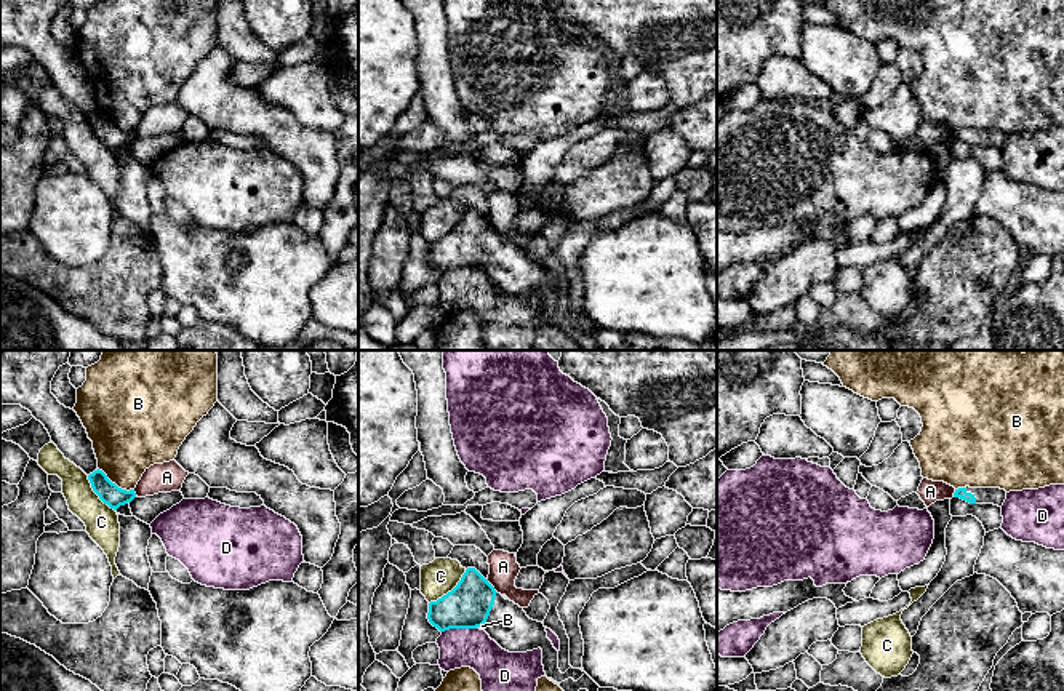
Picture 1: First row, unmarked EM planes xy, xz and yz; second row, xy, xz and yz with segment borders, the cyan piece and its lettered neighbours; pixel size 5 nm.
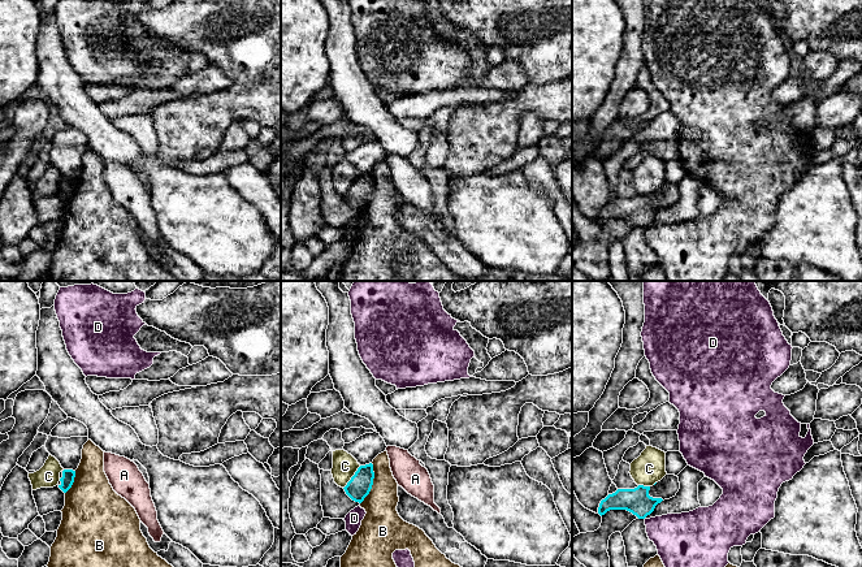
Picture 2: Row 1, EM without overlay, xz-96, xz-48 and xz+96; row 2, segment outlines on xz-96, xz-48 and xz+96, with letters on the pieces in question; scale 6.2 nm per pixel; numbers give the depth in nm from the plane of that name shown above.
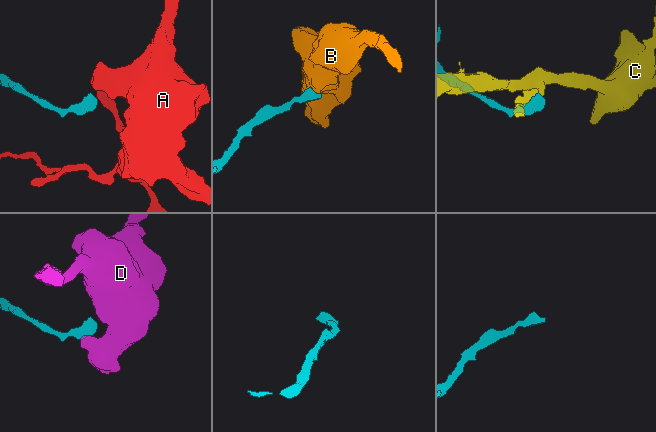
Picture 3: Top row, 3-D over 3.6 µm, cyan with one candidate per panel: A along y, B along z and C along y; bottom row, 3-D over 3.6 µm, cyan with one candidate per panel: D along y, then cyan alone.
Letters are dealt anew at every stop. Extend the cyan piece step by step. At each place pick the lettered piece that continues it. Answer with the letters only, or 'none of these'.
none of these

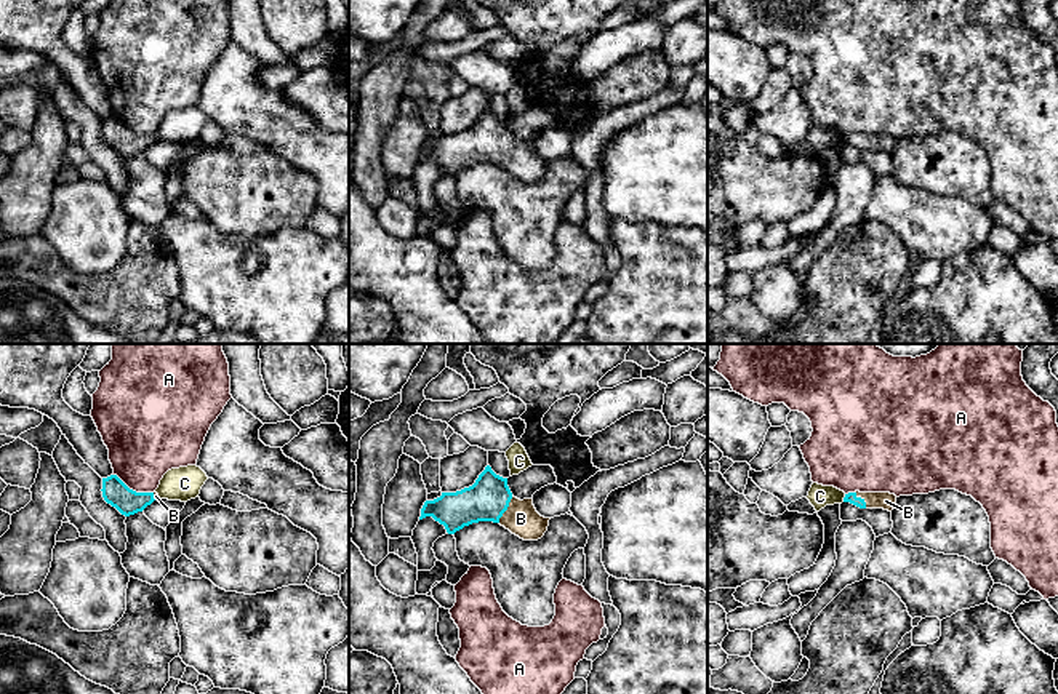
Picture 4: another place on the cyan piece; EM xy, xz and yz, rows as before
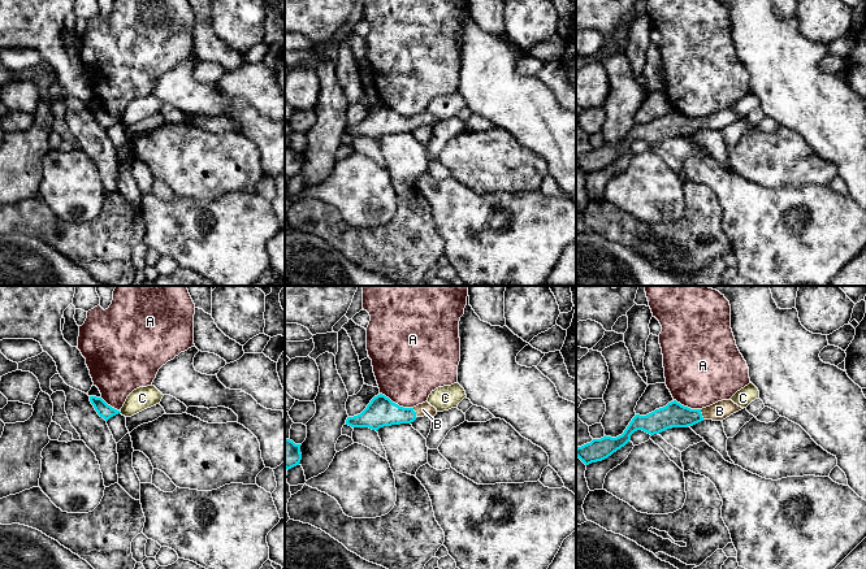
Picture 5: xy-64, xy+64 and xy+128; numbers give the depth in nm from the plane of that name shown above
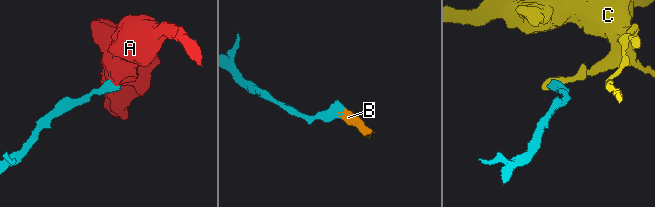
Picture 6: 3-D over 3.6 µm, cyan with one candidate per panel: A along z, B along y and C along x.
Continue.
B

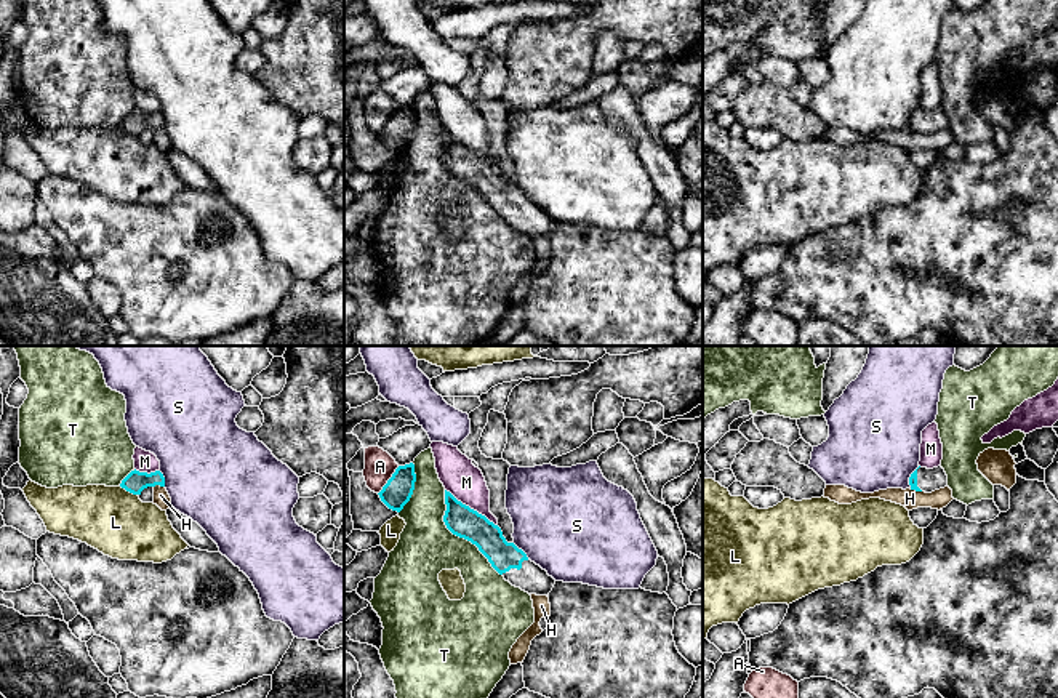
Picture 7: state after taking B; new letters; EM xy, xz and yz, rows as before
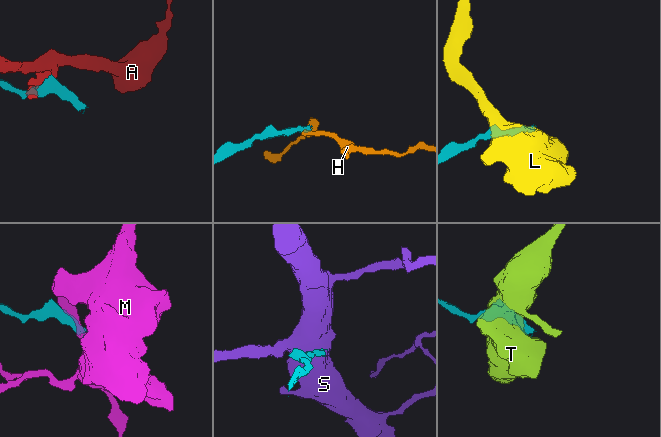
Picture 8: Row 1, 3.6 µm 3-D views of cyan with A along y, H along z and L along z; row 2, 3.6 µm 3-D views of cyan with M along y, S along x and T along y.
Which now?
none of these

